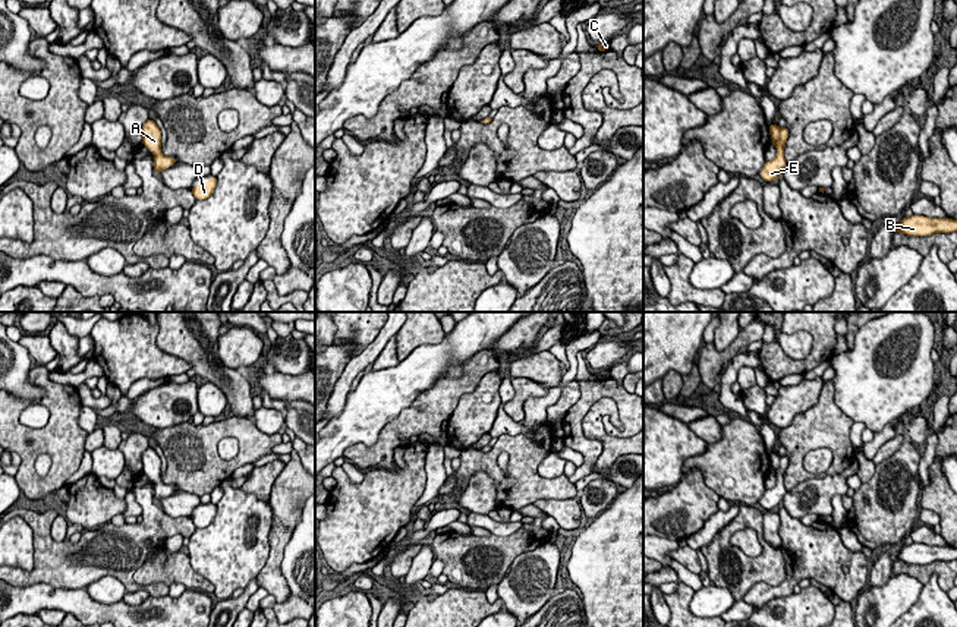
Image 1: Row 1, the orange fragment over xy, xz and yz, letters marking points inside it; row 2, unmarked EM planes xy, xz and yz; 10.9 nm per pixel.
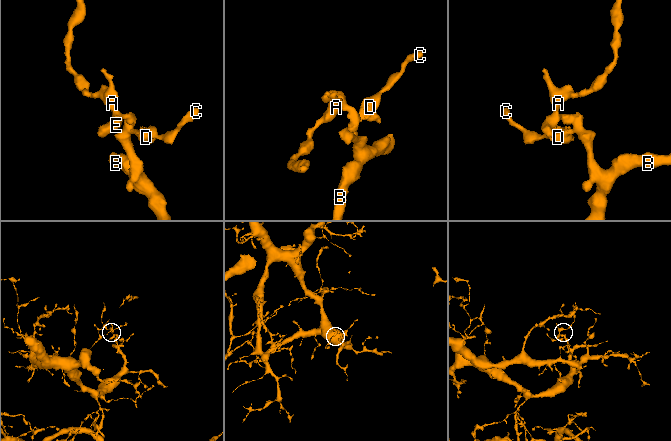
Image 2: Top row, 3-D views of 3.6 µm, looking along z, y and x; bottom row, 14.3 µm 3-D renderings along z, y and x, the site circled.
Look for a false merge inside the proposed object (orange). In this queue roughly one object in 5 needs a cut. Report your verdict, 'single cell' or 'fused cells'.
single cell

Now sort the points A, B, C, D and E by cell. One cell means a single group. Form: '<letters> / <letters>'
A B C D E

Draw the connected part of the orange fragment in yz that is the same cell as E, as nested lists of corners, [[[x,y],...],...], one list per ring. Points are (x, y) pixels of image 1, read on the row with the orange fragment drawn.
[[[769,125],[769,135],[771,141],[775,144],[777,155],[771,161],[765,161],[764,168],[759,171],[759,176],[766,183],[771,183],[774,179],[781,177],[781,173],[786,167],[786,158],[783,155],[786,141],[788,139],[788,129],[787,127],[778,127],[777,125]]]

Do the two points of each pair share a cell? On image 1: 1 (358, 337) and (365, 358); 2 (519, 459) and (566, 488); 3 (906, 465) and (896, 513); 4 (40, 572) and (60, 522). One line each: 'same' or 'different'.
1: different
2: same
3: same
4: different

